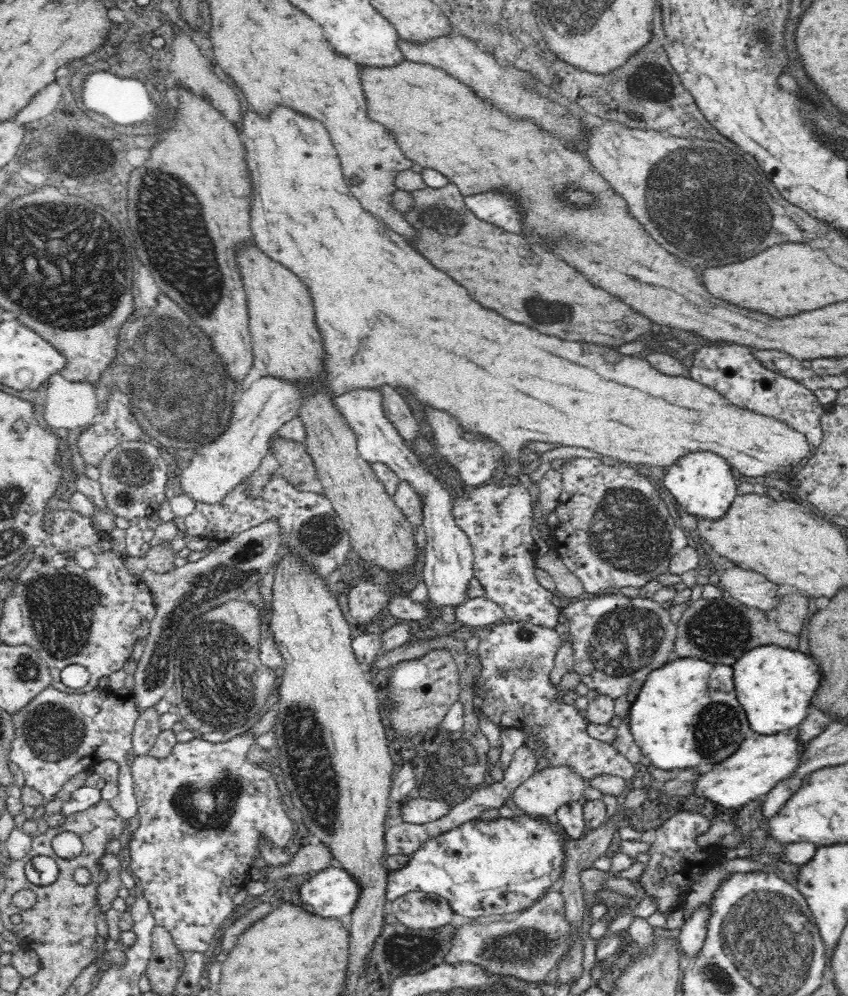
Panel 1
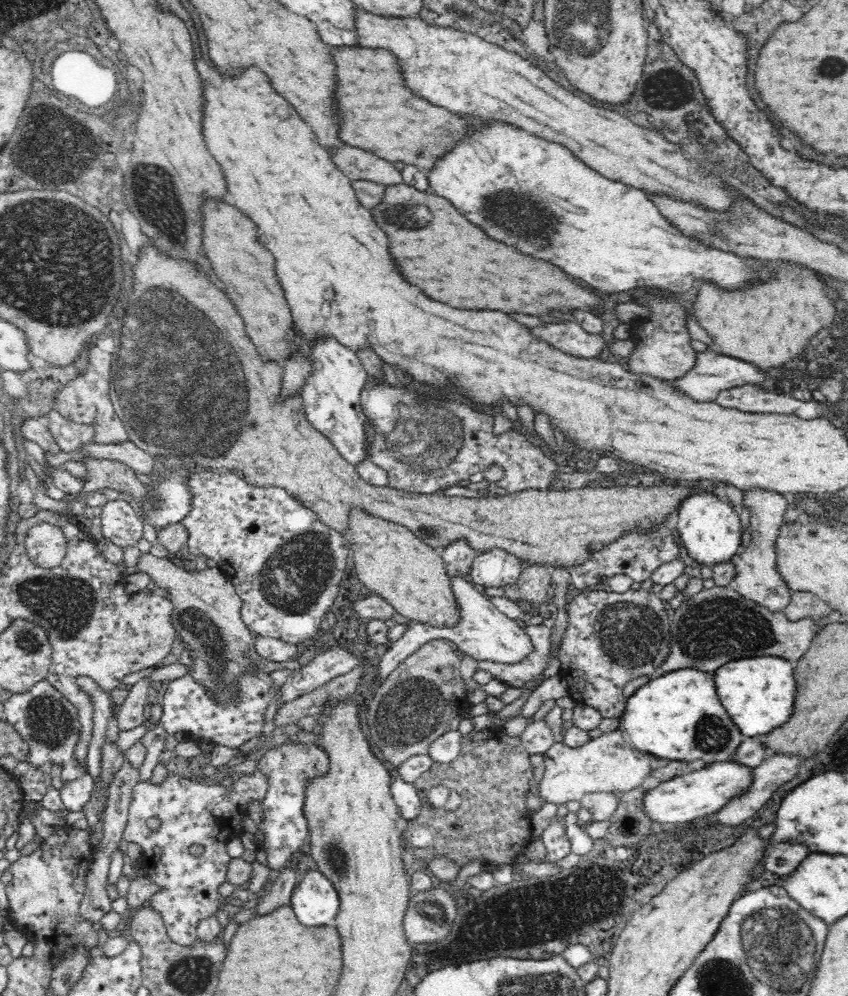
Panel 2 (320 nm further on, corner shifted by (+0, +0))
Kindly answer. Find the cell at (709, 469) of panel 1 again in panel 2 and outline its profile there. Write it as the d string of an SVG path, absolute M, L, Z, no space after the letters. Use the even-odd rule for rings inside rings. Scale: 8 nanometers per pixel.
M698 491L684 497L677 506L678 532L683 546L699 564L715 565L732 560L741 550L741 526L732 503L714 496L712 492Z

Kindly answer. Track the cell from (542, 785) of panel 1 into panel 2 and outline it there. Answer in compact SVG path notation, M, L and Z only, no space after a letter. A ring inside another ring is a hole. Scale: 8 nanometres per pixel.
M623 729L602 733L578 748L555 742L544 754L544 776L538 784L538 794L546 803L566 804L596 791L627 791L642 784L650 772L650 759L628 744Z

